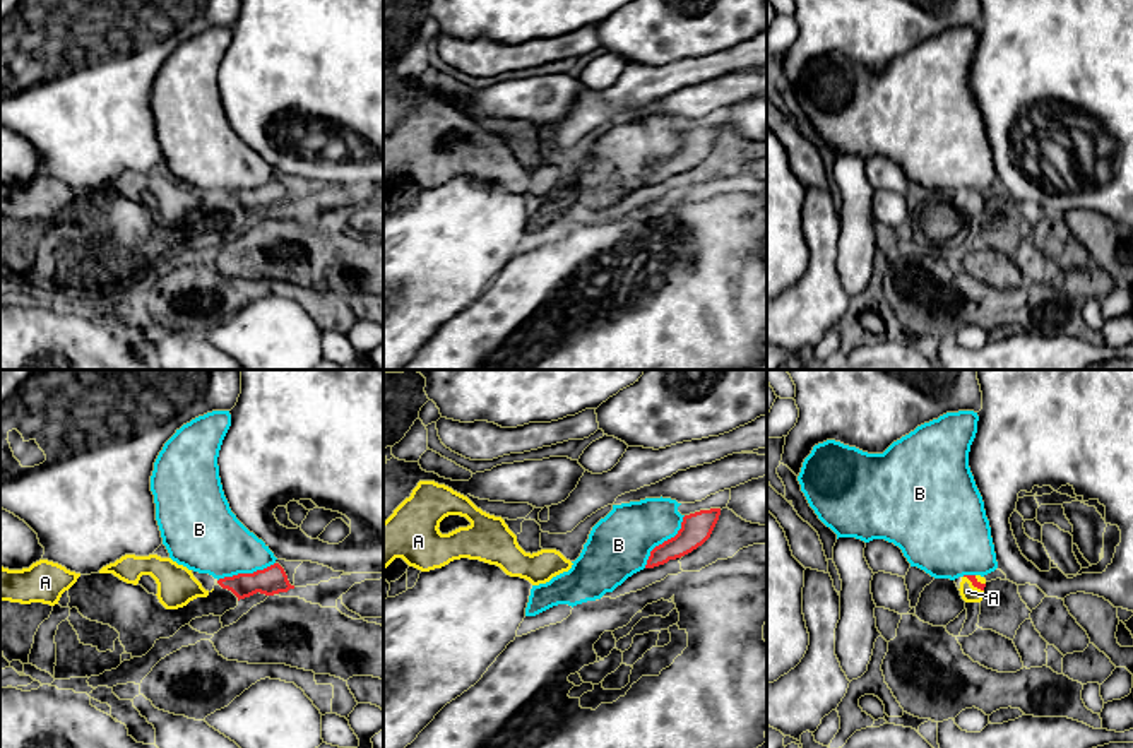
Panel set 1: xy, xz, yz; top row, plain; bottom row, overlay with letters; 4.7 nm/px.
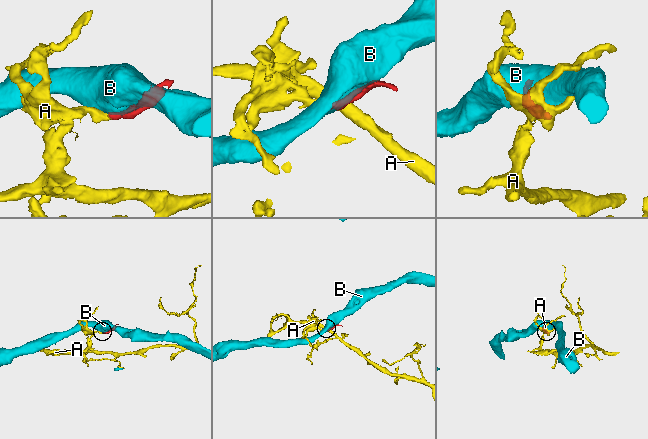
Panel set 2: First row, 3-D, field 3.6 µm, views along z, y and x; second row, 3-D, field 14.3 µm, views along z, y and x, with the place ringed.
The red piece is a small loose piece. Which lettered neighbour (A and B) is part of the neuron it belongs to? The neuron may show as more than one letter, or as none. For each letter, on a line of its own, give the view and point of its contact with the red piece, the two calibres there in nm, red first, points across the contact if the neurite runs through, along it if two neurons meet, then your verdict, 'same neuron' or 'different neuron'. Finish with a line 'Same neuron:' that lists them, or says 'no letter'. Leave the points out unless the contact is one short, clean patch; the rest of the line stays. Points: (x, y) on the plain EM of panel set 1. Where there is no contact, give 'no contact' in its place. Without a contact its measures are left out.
A: yz (974, 202) | 40/80 nm | across yz (972, 195), (974, 202), (967, 207) | same neuron
B: xz (664, 158) | 140/300 nm | different neuron
Same neuron: A

